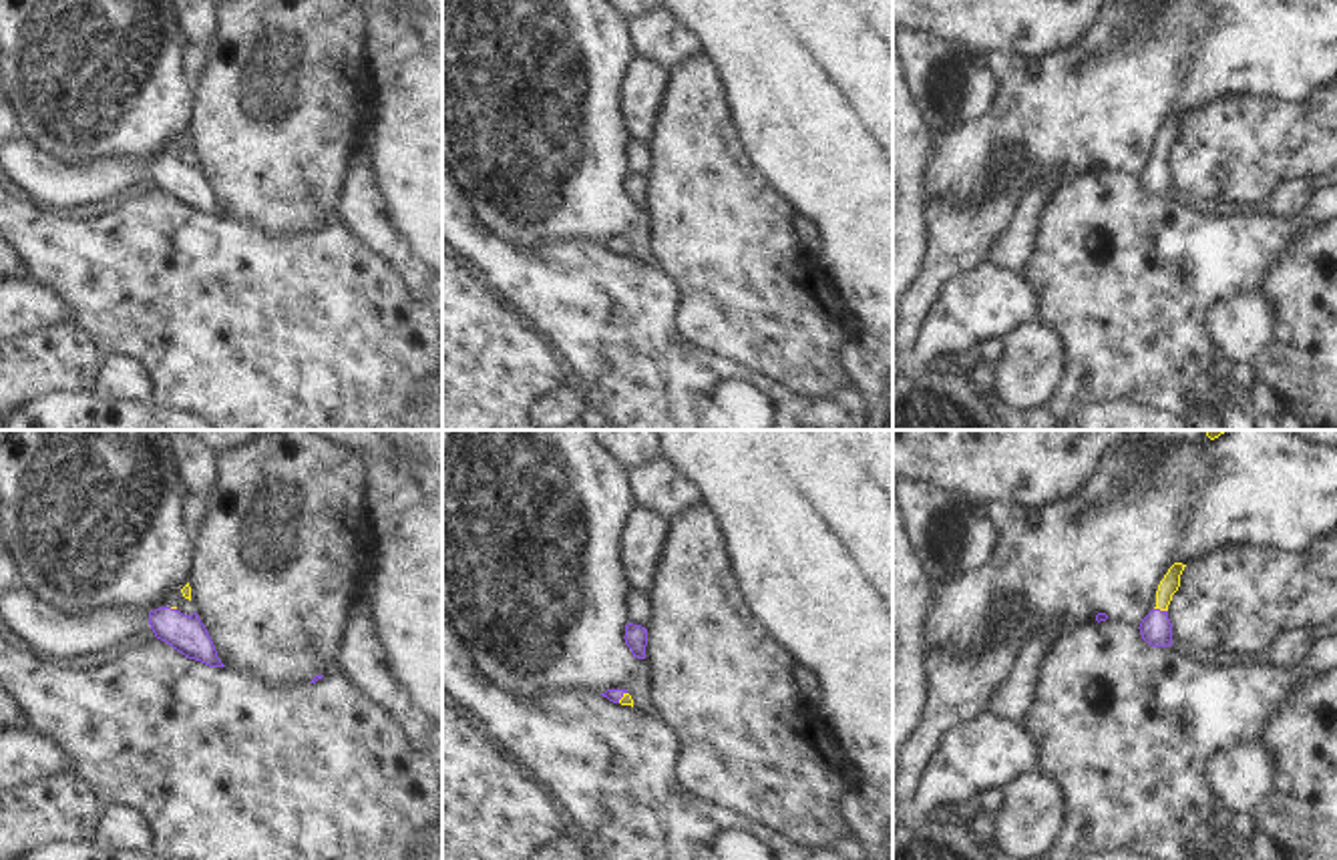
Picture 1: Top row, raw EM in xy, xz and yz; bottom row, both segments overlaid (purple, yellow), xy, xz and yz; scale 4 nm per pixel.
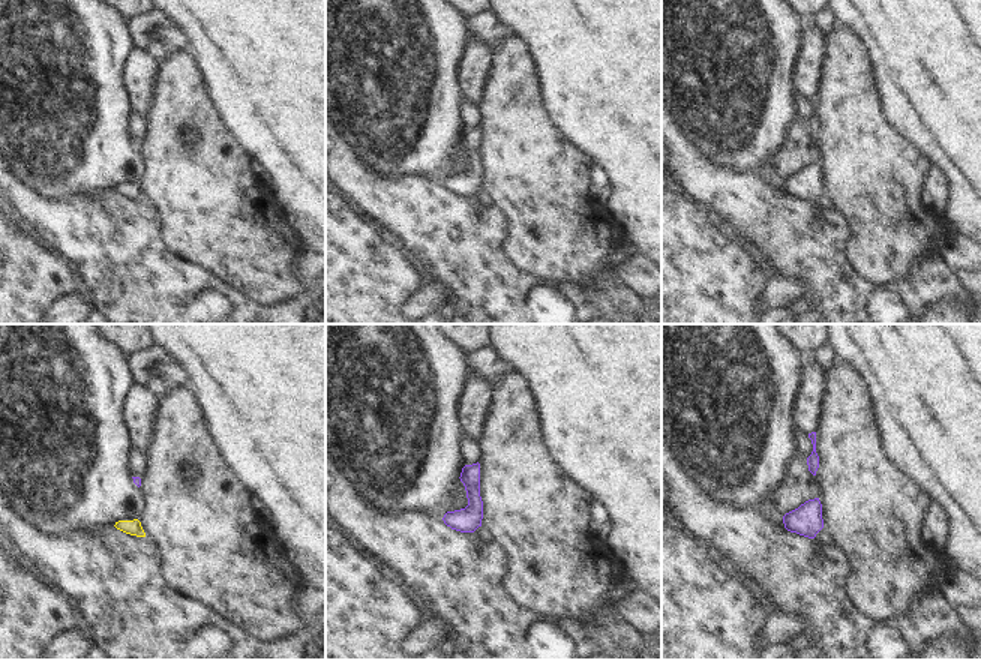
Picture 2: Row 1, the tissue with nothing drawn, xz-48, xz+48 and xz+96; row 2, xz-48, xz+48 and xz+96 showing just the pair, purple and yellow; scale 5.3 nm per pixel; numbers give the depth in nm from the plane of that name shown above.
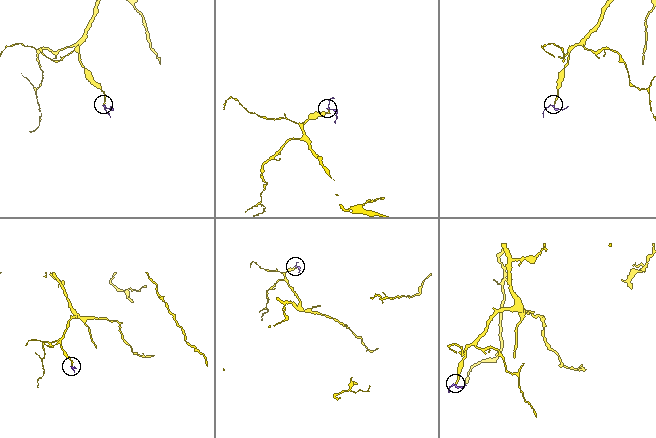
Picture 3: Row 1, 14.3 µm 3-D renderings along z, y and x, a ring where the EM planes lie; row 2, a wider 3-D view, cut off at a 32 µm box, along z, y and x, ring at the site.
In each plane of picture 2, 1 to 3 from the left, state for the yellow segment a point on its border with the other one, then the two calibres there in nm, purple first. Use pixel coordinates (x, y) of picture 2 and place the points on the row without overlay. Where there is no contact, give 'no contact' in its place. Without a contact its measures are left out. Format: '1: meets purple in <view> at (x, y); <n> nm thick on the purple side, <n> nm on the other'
1: no contact
2: no contact
3: no contact

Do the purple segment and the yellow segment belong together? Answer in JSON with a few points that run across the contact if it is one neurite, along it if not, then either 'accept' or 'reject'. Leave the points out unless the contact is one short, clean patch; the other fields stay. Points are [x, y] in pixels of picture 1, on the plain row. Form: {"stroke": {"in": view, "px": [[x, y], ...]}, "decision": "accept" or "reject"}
{"stroke": {"in": "yz", "px": [[1157, 179], [1159, 159], [1169, 135]]}, "decision": "accept"}

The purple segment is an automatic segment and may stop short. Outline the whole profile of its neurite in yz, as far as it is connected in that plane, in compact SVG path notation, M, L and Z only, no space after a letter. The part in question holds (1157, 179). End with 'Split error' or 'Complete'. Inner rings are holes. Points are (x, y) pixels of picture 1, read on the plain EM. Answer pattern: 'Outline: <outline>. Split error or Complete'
Outline: M1174 113L1156 141L1156 157L1142 169L1140 185L1152 197L1172 195L1172 173L1168 169L1168 155L1180 137L1180 125L1186 115Z. Split error.

